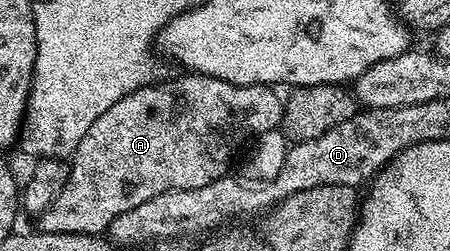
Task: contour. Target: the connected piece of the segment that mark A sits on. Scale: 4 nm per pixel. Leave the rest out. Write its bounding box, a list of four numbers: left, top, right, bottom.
[37,74,284,233]

